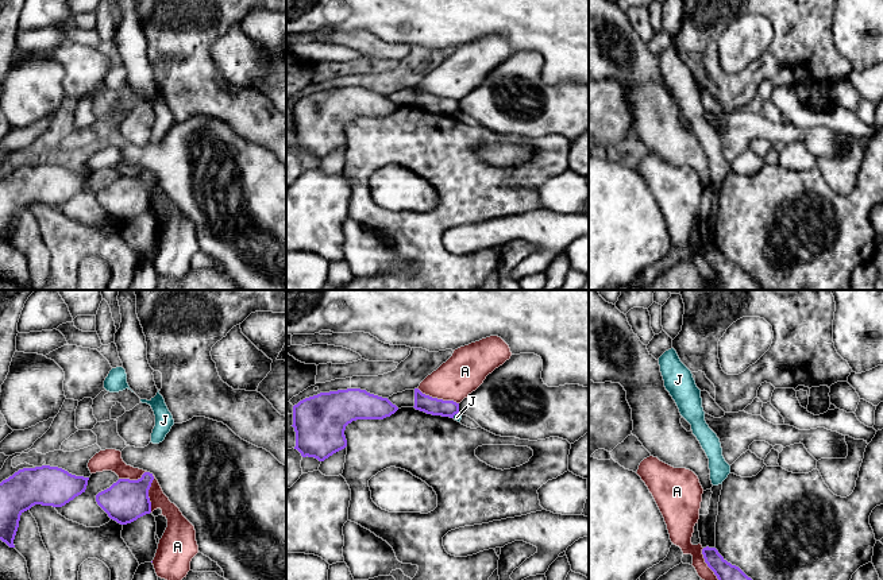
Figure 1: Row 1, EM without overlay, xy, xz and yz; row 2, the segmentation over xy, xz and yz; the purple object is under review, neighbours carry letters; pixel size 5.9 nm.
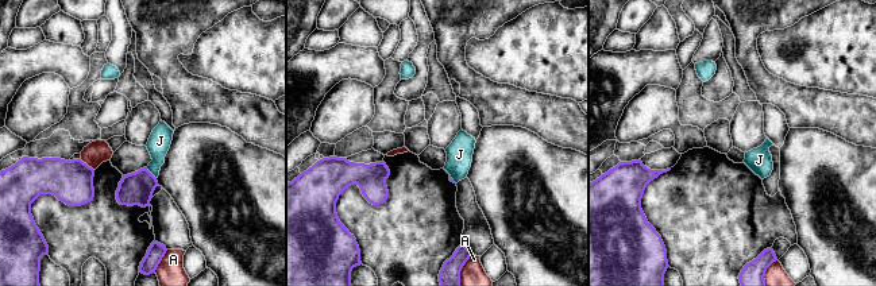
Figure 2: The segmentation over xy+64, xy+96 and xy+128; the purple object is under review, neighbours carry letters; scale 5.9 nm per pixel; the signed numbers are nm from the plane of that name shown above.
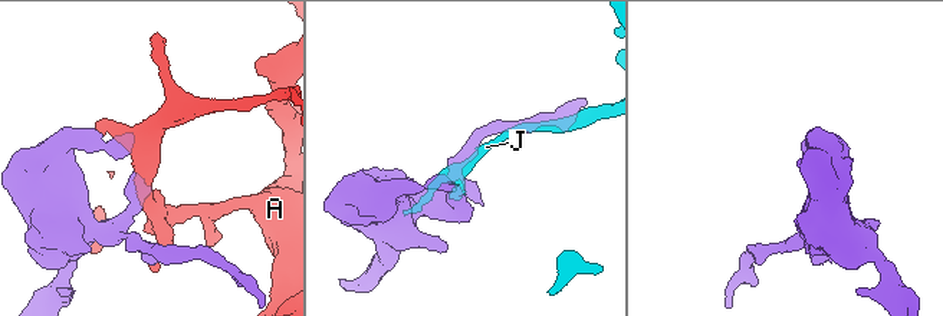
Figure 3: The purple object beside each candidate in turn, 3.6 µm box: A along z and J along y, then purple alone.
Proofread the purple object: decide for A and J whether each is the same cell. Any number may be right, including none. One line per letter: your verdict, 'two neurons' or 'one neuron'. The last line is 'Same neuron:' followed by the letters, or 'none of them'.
A: two neurons
J: two neurons
Same neuron: none of them

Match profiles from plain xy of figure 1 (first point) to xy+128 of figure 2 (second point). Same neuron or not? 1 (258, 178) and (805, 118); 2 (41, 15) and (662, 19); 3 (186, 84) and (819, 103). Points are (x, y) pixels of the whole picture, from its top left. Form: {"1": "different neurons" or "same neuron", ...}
{"1": "different neurons", "2": "different neurons", "3": "same neuron"}

